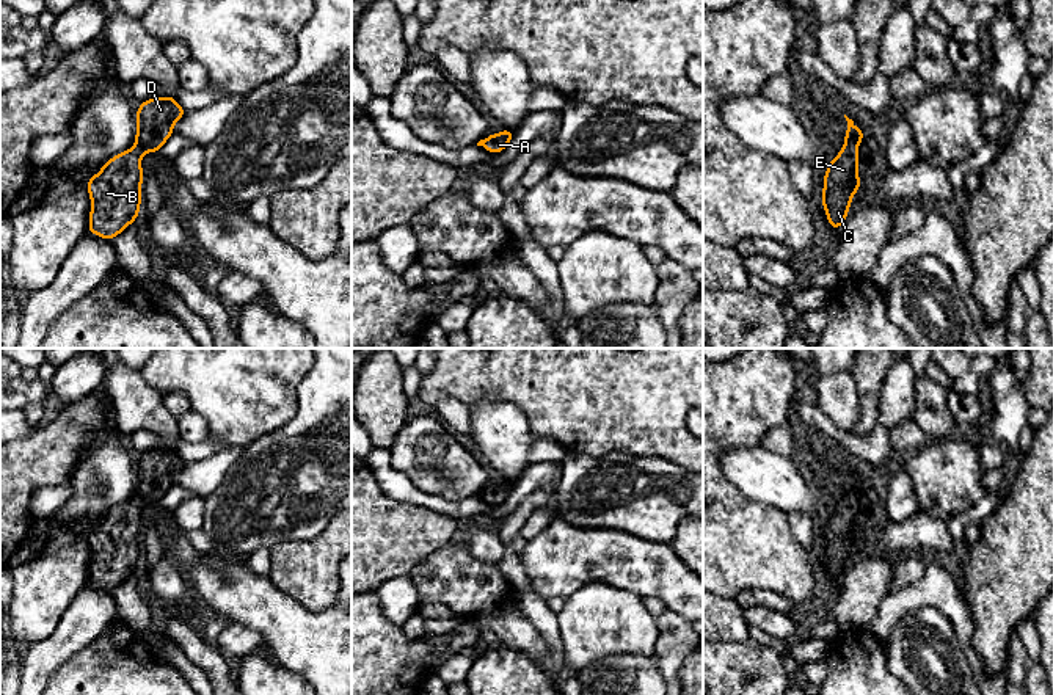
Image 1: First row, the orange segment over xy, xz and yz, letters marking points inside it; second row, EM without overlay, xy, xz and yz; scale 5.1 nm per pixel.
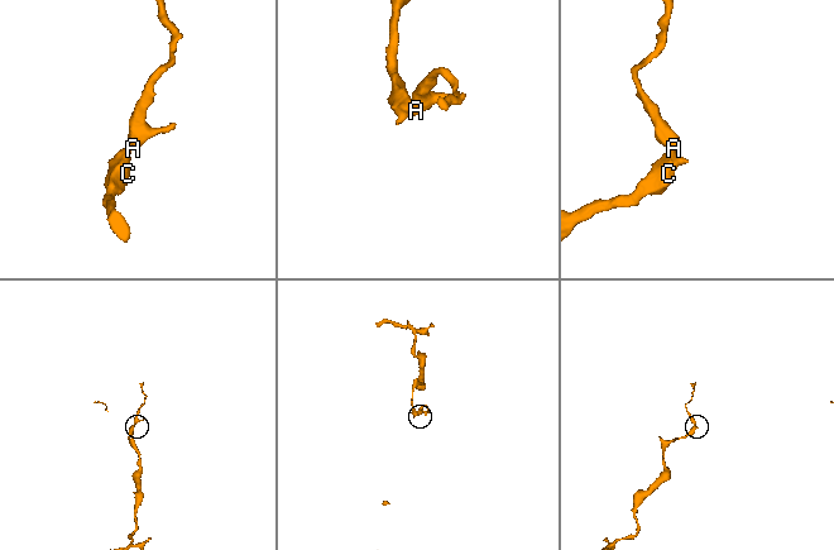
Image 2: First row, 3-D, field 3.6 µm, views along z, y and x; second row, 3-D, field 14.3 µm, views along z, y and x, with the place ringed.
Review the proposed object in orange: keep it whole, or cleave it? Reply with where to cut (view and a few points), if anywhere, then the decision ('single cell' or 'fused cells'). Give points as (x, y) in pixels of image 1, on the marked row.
cut none; single cell

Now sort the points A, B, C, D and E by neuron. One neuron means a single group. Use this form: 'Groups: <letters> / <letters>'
Groups: A B C D E

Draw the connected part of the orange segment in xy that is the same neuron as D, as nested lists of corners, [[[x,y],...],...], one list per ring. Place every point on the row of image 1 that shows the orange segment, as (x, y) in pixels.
[[[174,96],[140,102],[135,147],[111,157],[100,171],[88,179],[91,213],[86,232],[108,242],[138,220],[141,207],[141,154],[154,152],[173,135],[174,122],[187,111]]]

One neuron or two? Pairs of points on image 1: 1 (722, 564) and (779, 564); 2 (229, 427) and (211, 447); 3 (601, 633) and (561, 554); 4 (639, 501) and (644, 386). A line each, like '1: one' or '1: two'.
1: one
2: two
3: two
4: two

